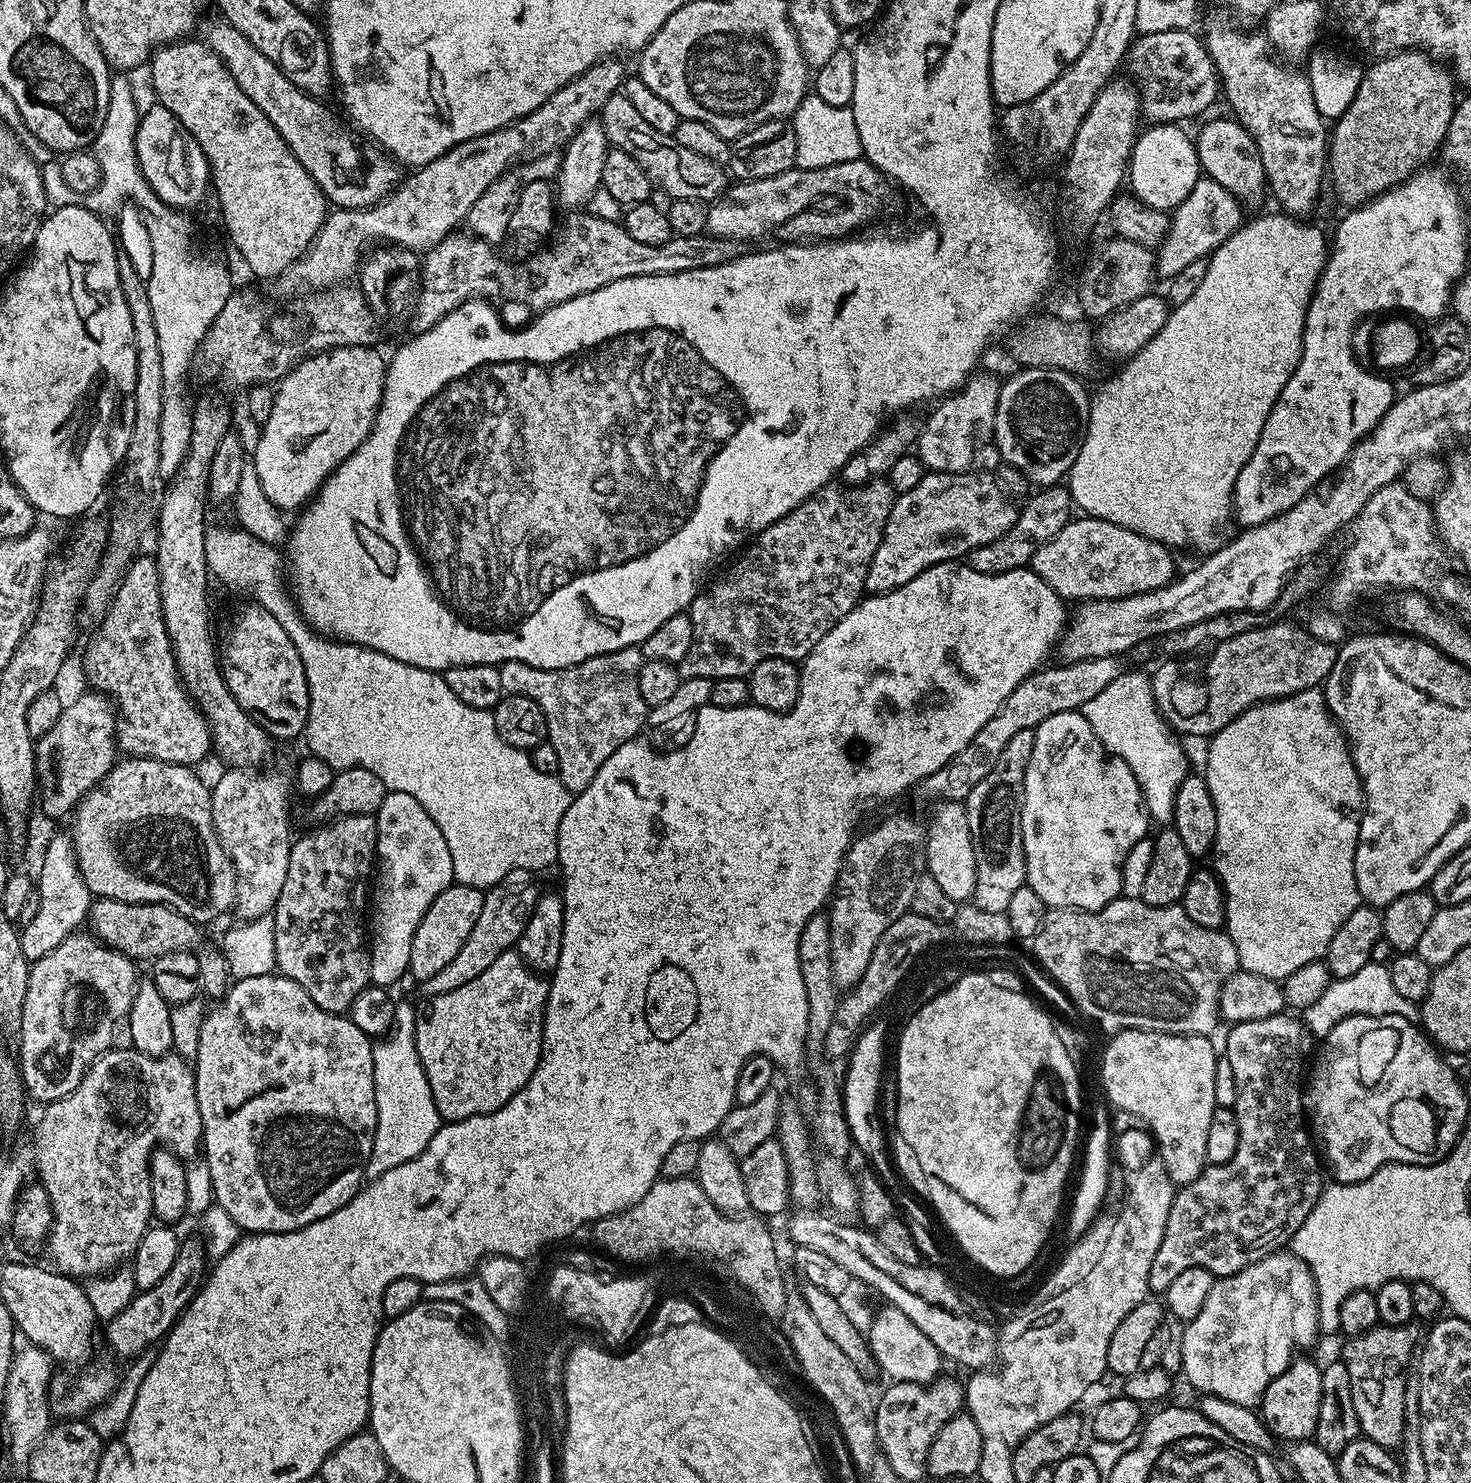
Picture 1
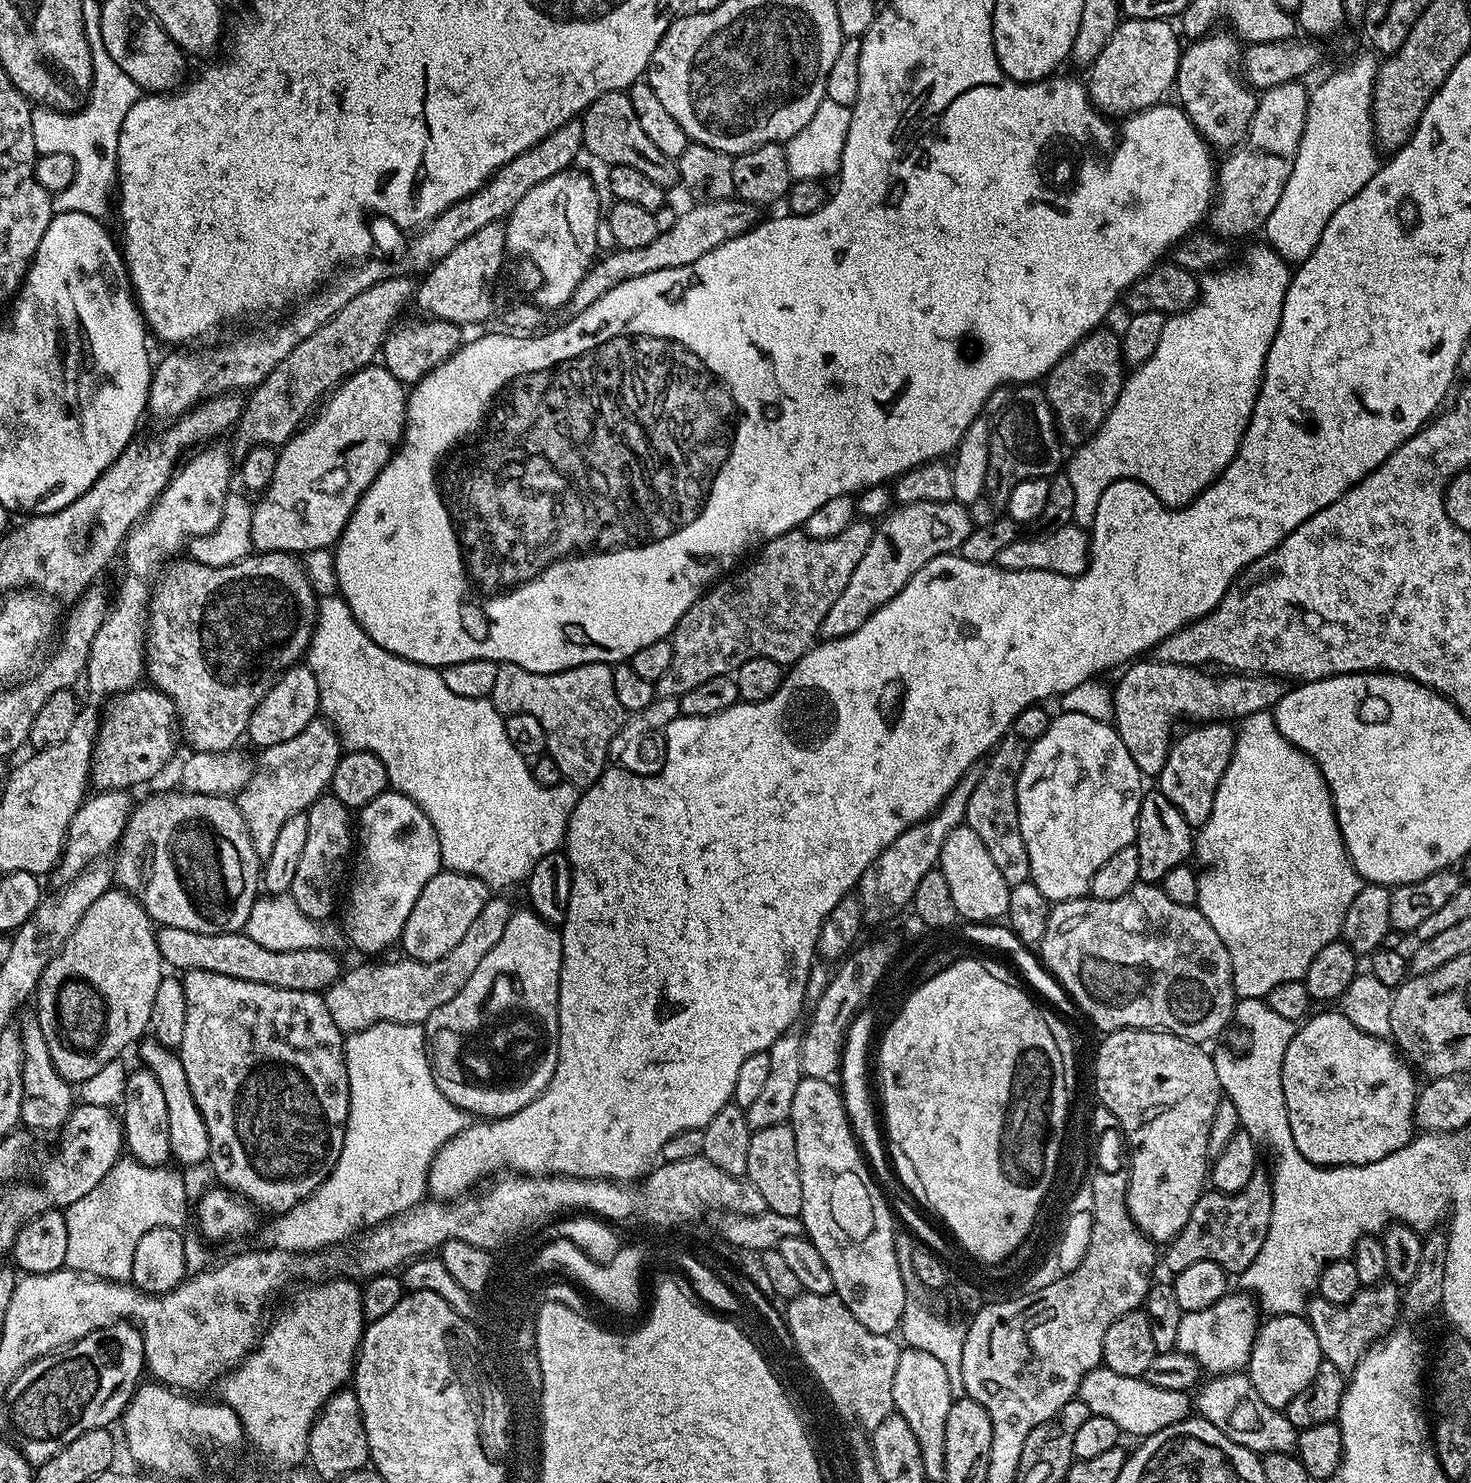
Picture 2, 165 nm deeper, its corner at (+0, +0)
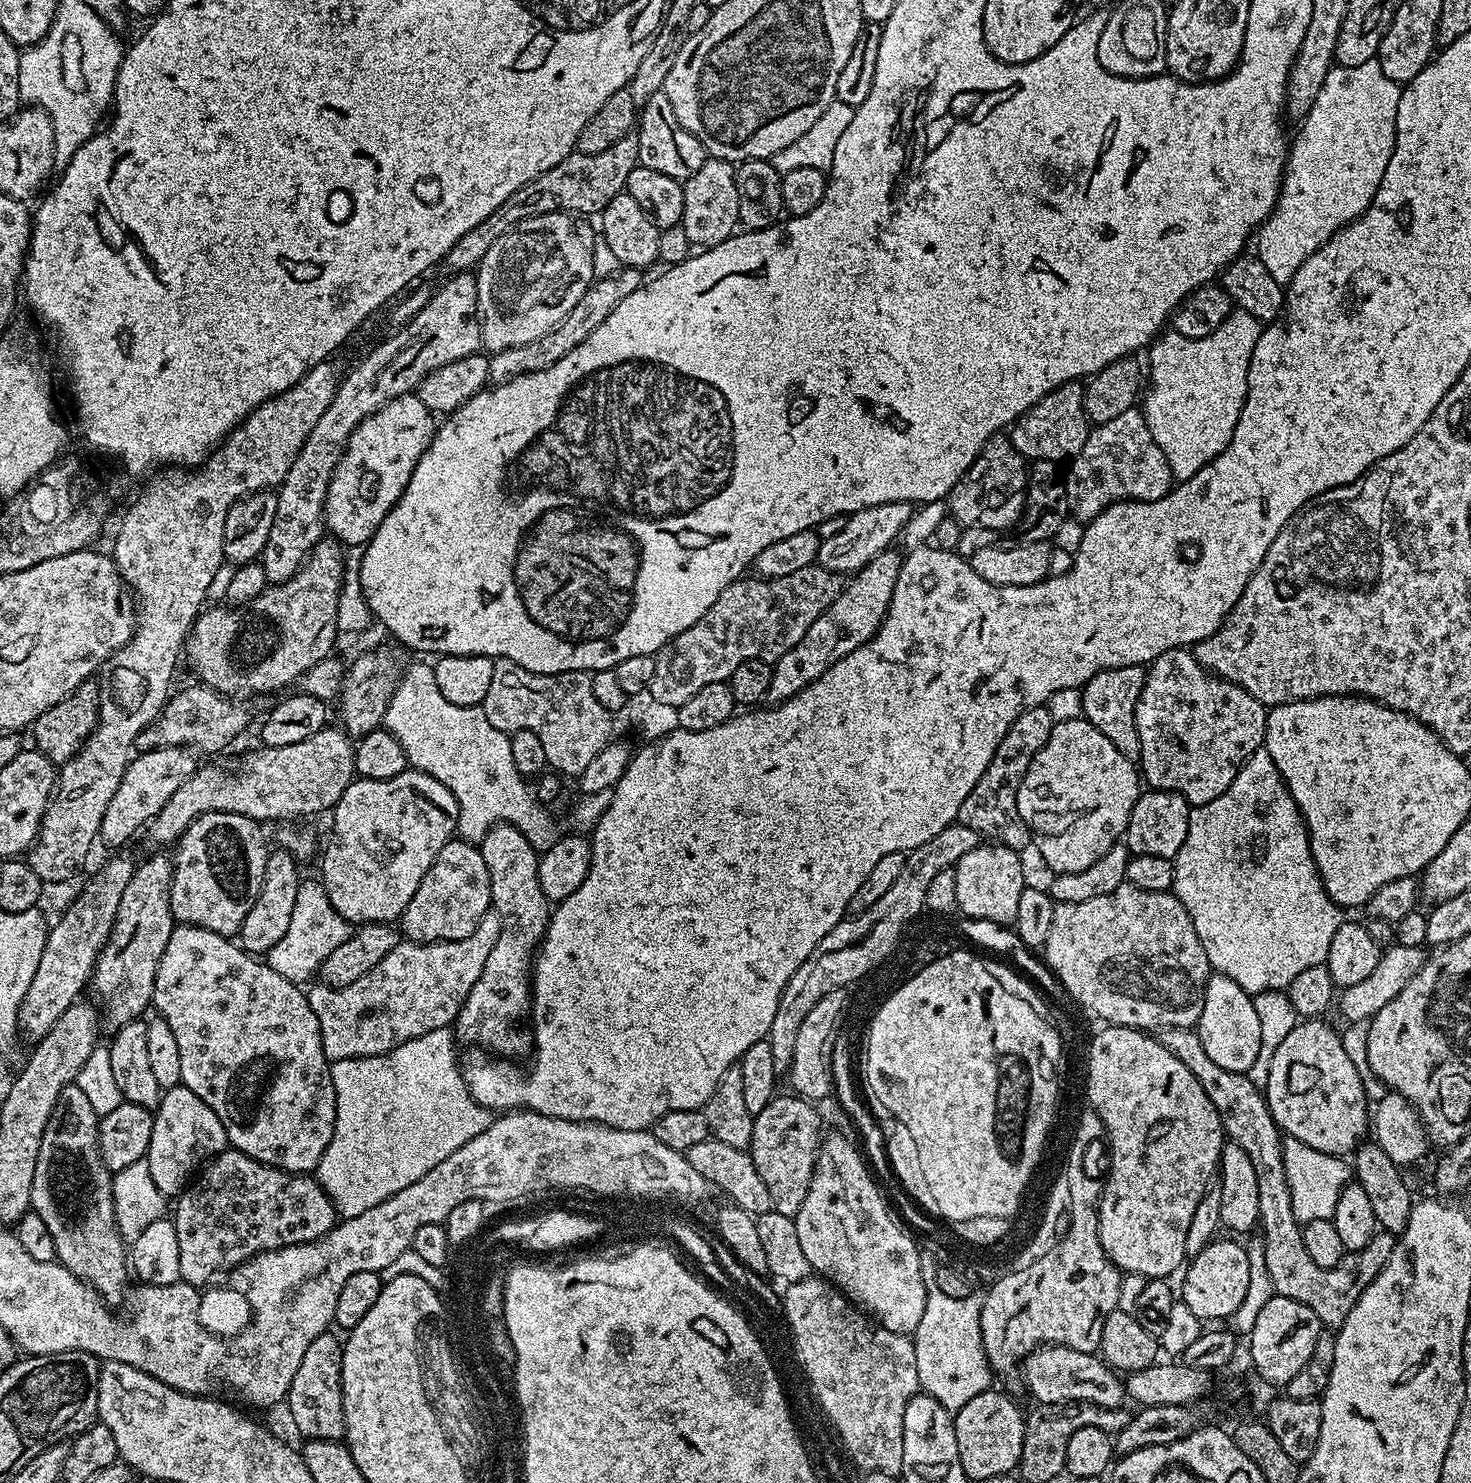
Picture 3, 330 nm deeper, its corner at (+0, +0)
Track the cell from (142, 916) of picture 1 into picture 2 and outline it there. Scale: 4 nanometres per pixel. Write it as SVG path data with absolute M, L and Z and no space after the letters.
M161 927L156 934L158 950L169 969L180 968L184 972L206 970L238 978L242 982L258 982L266 986L278 986L282 990L325 993L342 975L340 960L327 947L306 950L266 950L258 946L242 930L226 934L198 934L194 930L178 930Z

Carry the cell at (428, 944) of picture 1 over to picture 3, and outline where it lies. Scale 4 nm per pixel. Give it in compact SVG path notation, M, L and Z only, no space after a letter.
M459 838L448 841L426 870L410 906L401 914L398 928L413 944L437 944L440 940L470 938L492 906L490 870L475 843Z

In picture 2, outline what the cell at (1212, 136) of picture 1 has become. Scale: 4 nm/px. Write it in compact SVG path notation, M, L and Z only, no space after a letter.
M1213 30L1207 36L1191 41L1181 51L1174 96L1177 96L1175 99L1179 107L1183 108L1188 121L1208 143L1209 149L1231 150L1244 141L1250 118L1254 118L1258 96L1248 87L1237 68L1242 56L1241 41L1231 31L1220 31Z

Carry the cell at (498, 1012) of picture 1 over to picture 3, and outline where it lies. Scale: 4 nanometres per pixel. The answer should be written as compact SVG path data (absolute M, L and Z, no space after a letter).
M495 824L479 841L478 847L490 870L491 911L500 915L500 933L498 942L494 942L494 950L490 950L490 958L486 958L486 966L482 966L482 974L478 974L478 982L474 982L474 990L470 990L466 1002L460 1007L454 1021L454 1032L468 1046L479 1046L500 1058L518 1058L516 1056L531 1053L534 1048L530 969L534 963L534 953L539 949L548 928L550 901L542 894L542 886L538 882L538 849L516 829L515 824Z

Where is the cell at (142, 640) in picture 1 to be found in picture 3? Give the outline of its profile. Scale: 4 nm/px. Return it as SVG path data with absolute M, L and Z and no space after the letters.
M322 538L313 546L312 553L308 559L300 565L290 579L281 584L268 584L261 587L260 593L255 596L249 604L240 606L208 606L201 611L200 615L196 617L196 621L192 624L192 631L188 634L188 639L184 642L183 655L188 656L188 664L197 672L199 683L212 688L215 692L221 692L225 698L245 698L244 696L260 696L263 692L280 692L283 693L284 687L287 684L295 685L299 681L300 676L306 670L310 670L310 666L314 666L318 662L322 662L325 658L333 655L334 649L332 647L336 644L338 638L338 631L336 628L335 619L338 617L338 606L340 592L343 590L344 580L344 559L346 557L345 545L341 544L335 538Z

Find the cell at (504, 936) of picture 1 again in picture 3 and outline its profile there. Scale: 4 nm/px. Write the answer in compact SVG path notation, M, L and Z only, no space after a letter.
M489 910L470 938L440 940L437 944L401 942L370 974L362 974L350 986L331 988L323 982L313 983L306 995L314 1018L318 1018L325 1058L331 1062L386 1054L402 1042L449 1027L474 990L499 933L500 915Z

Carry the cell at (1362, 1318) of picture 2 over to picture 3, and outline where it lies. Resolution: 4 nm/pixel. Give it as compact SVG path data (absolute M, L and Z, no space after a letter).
M1166 1028L1159 1033L1158 1039L1166 1046L1166 1050L1180 1059L1190 1074L1194 1074L1194 1078L1198 1078L1202 1090L1206 1090L1206 1098L1210 1098L1210 1102L1214 1102L1214 1110L1218 1110L1225 1137L1231 1143L1242 1146L1254 1166L1254 1175L1258 1178L1258 1228L1264 1231L1264 1257L1273 1293L1294 1298L1294 1302L1302 1302L1302 1306L1310 1306L1325 1329L1339 1329L1366 1286L1370 1286L1370 1282L1382 1274L1382 1268L1392 1253L1393 1233L1377 1231L1365 1248L1348 1252L1338 1266L1317 1266L1310 1254L1306 1254L1306 1246L1302 1246L1302 1225L1292 1209L1286 1166L1282 1162L1282 1133L1270 1114L1265 1093L1247 1074L1222 1070L1222 1066L1218 1066L1218 1062L1214 1062L1210 1054L1202 1050L1202 1038L1198 1038L1195 1028Z

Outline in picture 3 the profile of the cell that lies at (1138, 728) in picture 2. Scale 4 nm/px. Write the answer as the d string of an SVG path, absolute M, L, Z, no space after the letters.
M1131 664L1121 668L1107 668L1090 682L1086 682L1082 689L1082 716L1090 721L1095 728L1102 730L1110 742L1125 758L1136 762L1140 758L1140 739L1136 725L1136 703L1144 689L1146 668L1143 664Z

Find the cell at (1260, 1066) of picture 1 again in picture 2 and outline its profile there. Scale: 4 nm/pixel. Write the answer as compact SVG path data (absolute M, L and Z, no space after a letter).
M1257 1174L1246 1182L1246 1186L1237 1192L1205 1191L1198 1198L1186 1226L1177 1236L1167 1241L1162 1252L1162 1264L1172 1274L1194 1266L1194 1262L1218 1262L1229 1274L1239 1274L1258 1258L1262 1242L1266 1242L1266 1230L1270 1226L1272 1213L1272 1182L1267 1175Z

